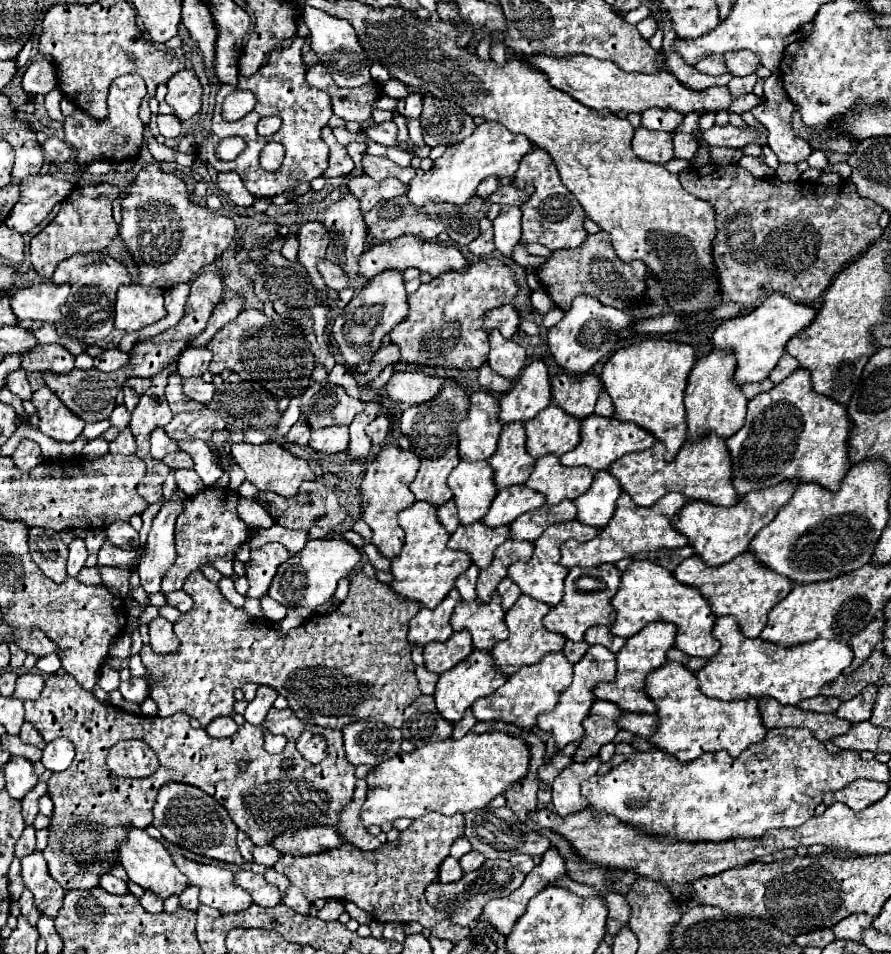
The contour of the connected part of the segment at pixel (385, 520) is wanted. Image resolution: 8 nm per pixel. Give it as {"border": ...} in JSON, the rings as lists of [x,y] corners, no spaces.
{"border":[[[386,445],[380,449],[380,453],[374,457],[374,461],[368,463],[368,469],[364,473],[364,479],[360,485],[362,519],[374,533],[372,543],[388,559],[394,559],[402,551],[404,531],[398,525],[398,513],[416,501],[416,497],[412,497],[410,483],[414,481],[418,469],[420,469],[420,459],[416,457],[416,453],[412,449],[400,449],[398,445]]]}

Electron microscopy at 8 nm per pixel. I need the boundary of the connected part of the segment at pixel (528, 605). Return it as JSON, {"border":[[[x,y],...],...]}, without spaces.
{"border":[[[520,595],[520,599],[514,603],[514,607],[504,617],[504,623],[508,627],[508,639],[496,643],[494,649],[492,649],[492,659],[494,659],[496,671],[500,671],[502,675],[510,677],[522,665],[538,663],[546,653],[550,653],[550,651],[562,651],[566,639],[560,633],[552,633],[552,631],[544,629],[544,625],[542,625],[542,617],[548,613],[548,609],[550,609],[548,605],[538,603],[532,597]]]}

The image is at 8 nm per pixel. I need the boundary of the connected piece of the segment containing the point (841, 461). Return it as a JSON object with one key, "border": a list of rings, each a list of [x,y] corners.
{"border":[[[796,369],[782,383],[774,385],[774,389],[748,401],[744,427],[726,441],[736,495],[744,497],[750,491],[768,489],[780,481],[818,483],[834,493],[850,469],[848,437],[850,419],[846,409],[814,393],[810,387],[810,373],[806,369]]]}

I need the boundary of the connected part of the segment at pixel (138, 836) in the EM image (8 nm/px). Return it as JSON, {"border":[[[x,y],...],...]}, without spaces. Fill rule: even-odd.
{"border":[[[130,827],[128,833],[130,833],[130,839],[122,843],[122,847],[120,847],[120,851],[118,851],[118,853],[120,853],[120,855],[118,855],[118,861],[120,861],[120,865],[126,869],[126,873],[130,875],[130,879],[132,879],[136,885],[140,885],[140,887],[146,889],[146,891],[152,891],[152,893],[158,895],[162,901],[168,899],[170,895],[176,895],[176,897],[178,897],[184,889],[190,887],[190,885],[188,885],[188,877],[184,877],[184,875],[178,871],[178,867],[174,865],[170,853],[166,851],[166,847],[164,847],[160,841],[152,839],[144,829],[132,829],[132,827]]]}

